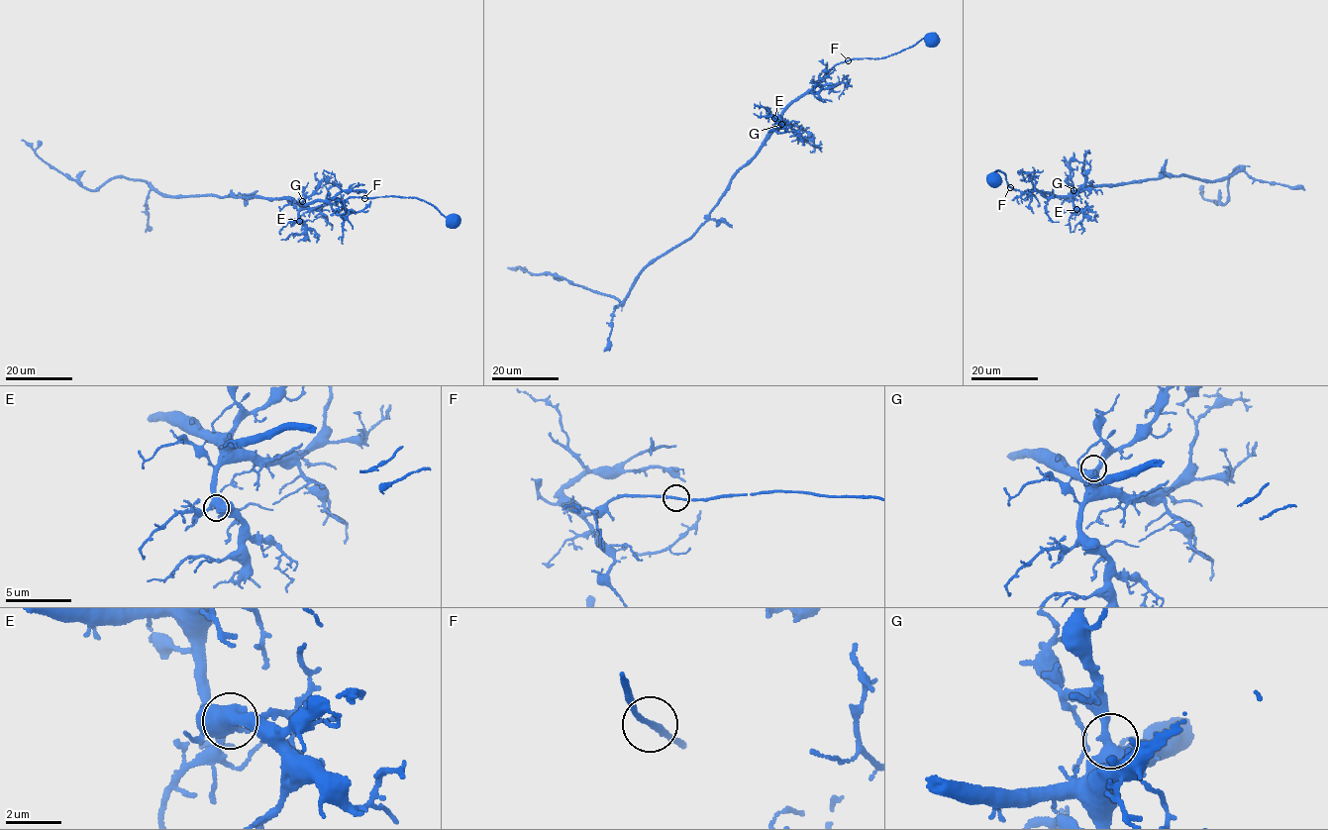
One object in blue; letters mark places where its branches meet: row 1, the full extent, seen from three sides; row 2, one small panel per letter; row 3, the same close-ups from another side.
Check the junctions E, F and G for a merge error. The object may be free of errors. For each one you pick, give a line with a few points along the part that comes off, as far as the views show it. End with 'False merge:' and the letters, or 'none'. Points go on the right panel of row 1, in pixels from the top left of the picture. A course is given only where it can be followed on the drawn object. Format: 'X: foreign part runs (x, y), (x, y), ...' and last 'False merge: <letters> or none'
False merge: none

